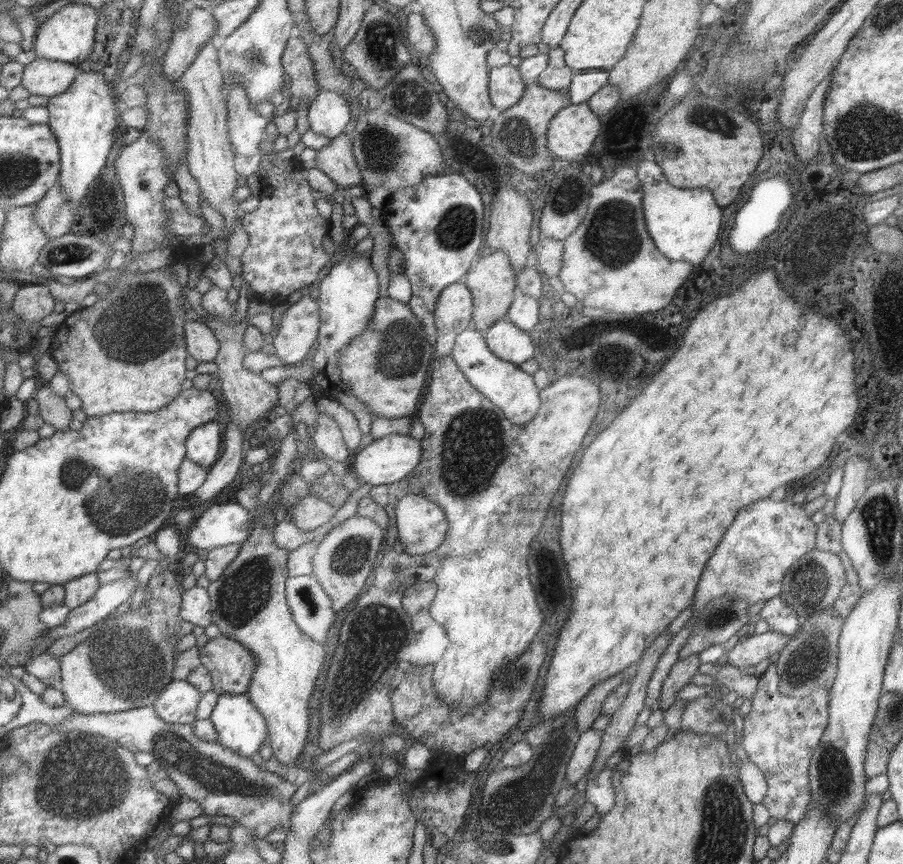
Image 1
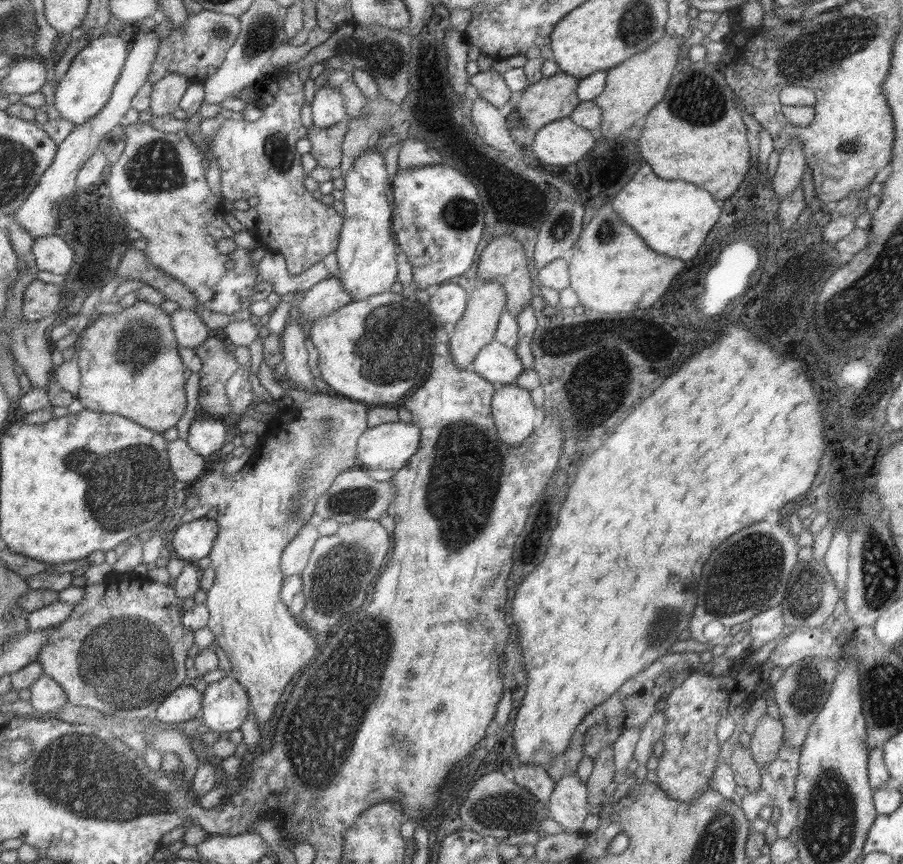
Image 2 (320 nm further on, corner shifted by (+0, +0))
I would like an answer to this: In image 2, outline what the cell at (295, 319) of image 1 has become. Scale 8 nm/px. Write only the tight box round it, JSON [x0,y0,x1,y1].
[296,277,351,327]

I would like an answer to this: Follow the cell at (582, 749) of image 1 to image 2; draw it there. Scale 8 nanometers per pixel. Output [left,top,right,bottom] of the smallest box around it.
[548,774,593,832]

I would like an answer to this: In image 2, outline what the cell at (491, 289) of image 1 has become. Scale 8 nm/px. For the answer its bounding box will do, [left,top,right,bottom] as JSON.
[449,282,505,369]

